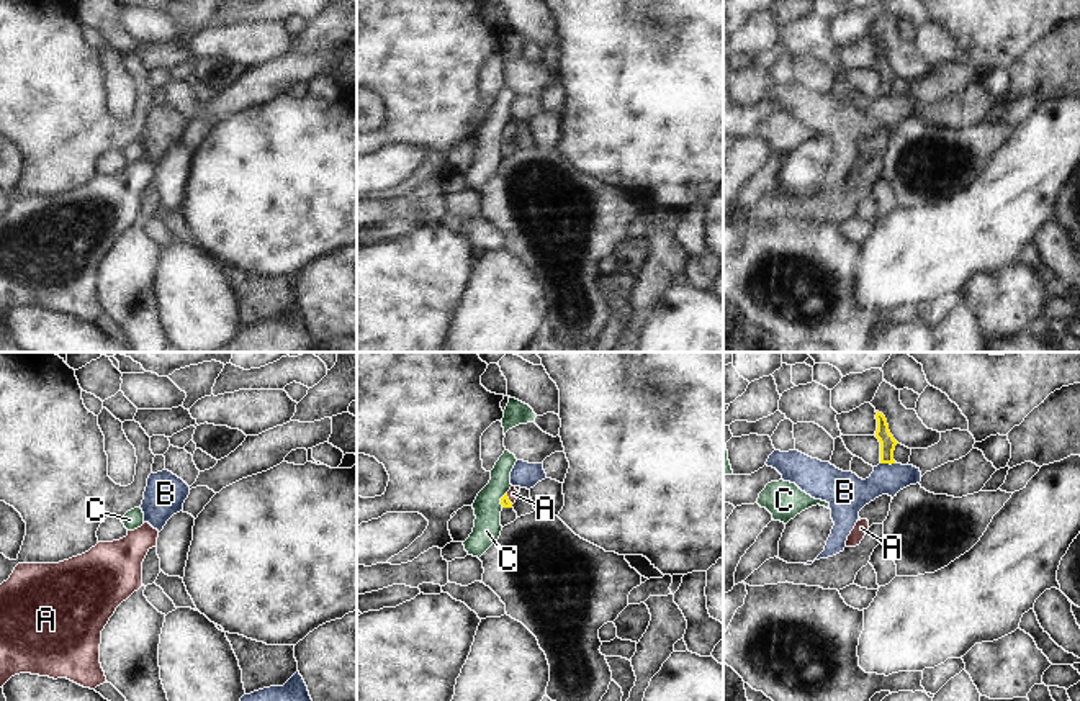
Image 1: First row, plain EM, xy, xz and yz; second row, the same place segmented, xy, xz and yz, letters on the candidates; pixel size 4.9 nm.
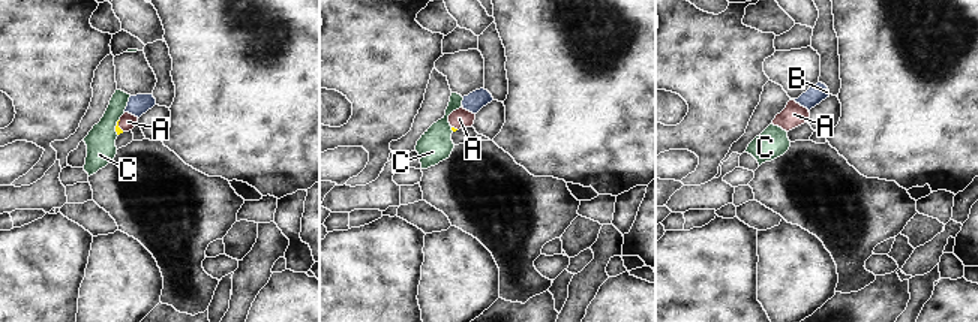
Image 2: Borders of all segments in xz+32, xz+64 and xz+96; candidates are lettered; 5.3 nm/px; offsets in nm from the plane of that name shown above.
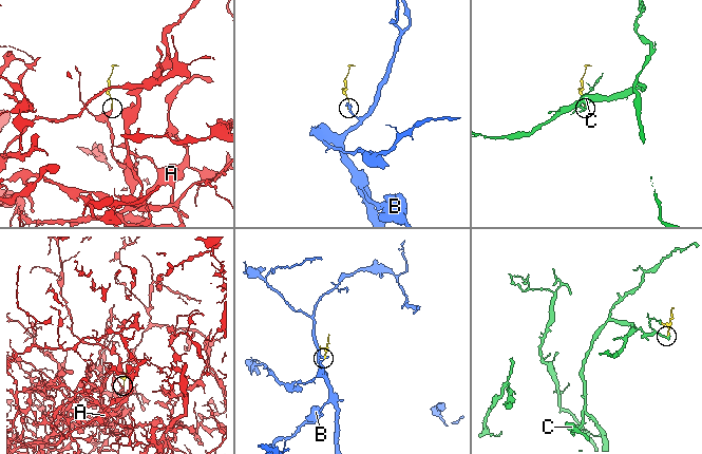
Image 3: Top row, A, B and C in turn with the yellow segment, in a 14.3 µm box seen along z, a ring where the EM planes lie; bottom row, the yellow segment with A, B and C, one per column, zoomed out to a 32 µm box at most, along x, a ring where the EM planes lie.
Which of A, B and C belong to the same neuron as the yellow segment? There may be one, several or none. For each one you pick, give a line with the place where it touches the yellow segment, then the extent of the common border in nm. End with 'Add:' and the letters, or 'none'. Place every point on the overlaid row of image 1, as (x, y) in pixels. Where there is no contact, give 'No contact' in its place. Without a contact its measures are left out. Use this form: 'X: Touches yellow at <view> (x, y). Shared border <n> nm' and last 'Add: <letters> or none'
A: Touches yellow at xz (508, 498). Shared border 70 nm
Add: A.

